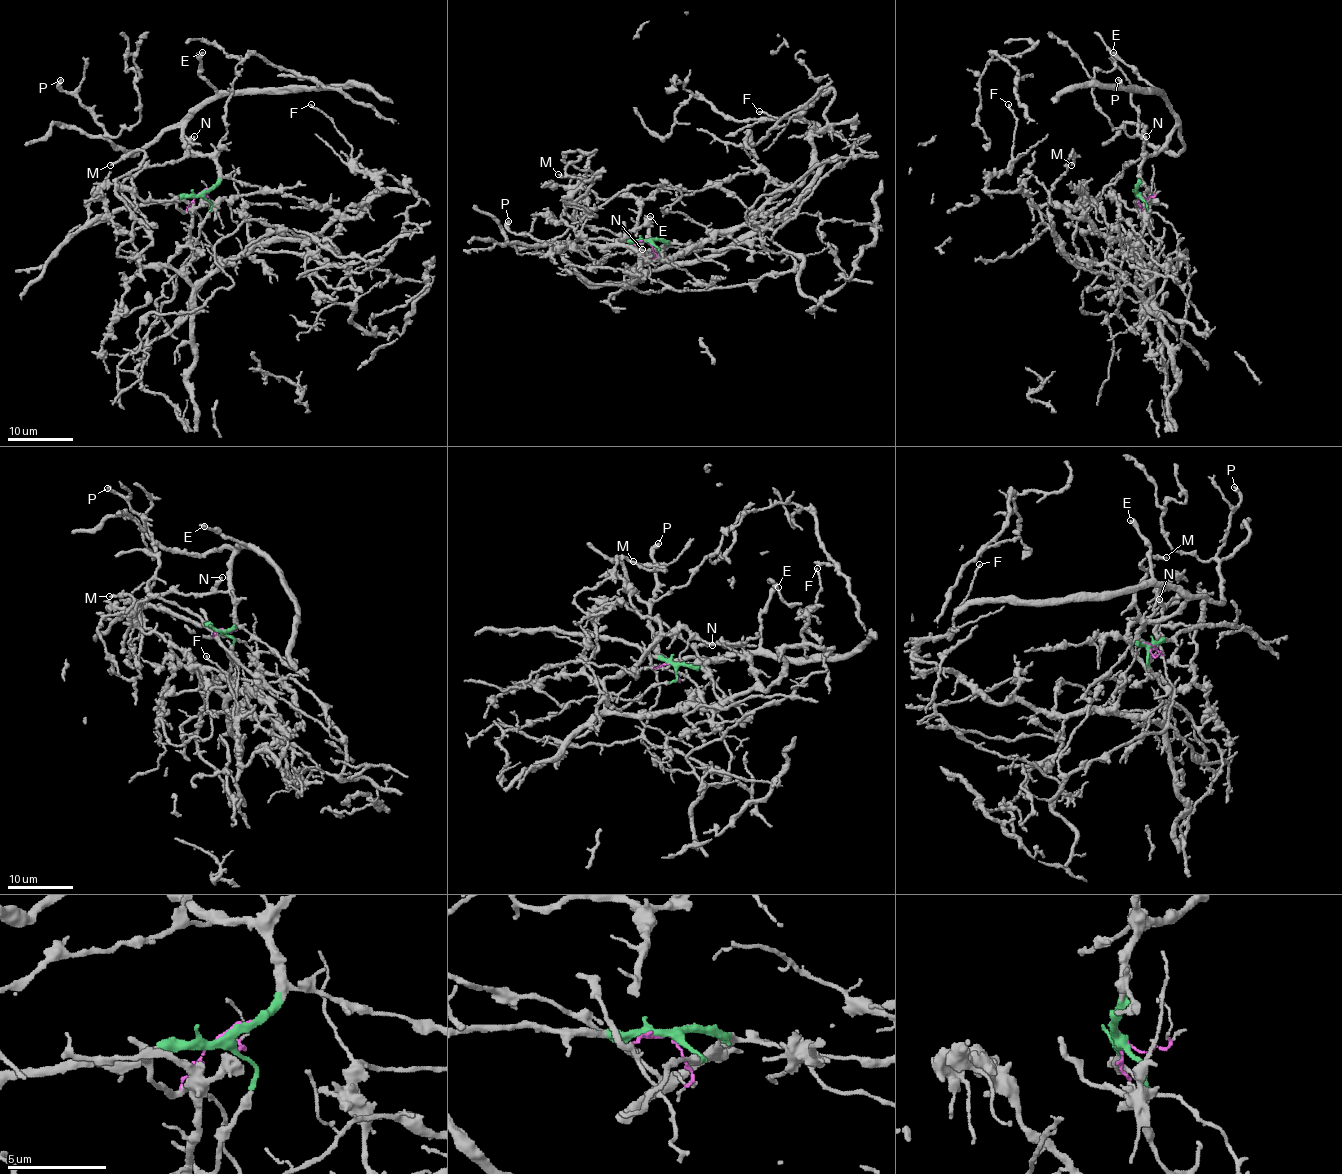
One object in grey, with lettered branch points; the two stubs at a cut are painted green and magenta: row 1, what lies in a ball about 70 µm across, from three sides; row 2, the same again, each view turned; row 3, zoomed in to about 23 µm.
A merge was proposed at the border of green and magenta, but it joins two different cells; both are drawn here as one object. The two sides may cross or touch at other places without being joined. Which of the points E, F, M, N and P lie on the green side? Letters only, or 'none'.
E, M, N, P

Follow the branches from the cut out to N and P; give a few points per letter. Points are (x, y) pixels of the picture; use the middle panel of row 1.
N: (649, 241), (665, 241), (652, 253), (643, 254), (636, 248), (643, 250)
P: (649, 241), (665, 241), (631, 276), (590, 285), (553, 241), (514, 233), (509, 220)

